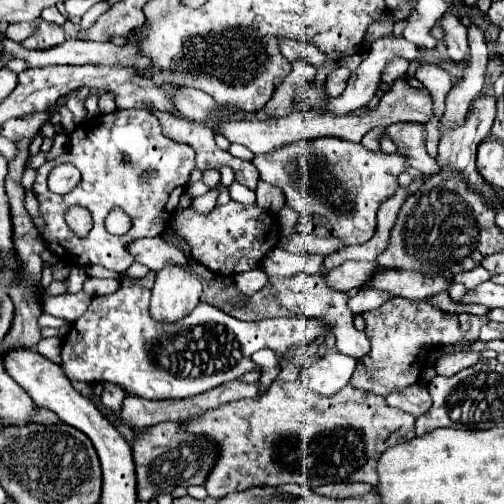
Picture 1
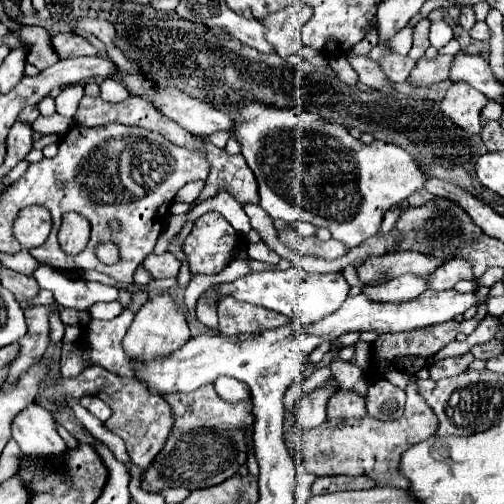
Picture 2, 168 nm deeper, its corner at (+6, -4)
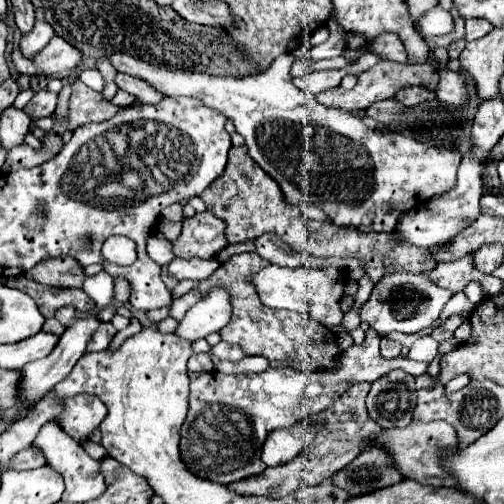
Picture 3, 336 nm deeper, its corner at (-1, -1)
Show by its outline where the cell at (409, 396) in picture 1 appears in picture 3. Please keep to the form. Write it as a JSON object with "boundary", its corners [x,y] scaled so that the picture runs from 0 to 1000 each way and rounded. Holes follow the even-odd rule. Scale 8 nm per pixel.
{"boundary":[[[786,732],[738,760],[726,792],[730,823],[758,847],[806,847],[825,808],[821,748]]]}

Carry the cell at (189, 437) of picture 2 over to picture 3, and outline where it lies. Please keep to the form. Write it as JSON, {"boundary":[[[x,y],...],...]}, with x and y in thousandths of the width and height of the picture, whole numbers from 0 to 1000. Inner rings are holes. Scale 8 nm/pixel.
{"boundary":[[[738,653],[726,657],[726,673],[718,685],[698,685],[687,692],[687,700],[675,712],[675,732],[659,740],[607,740],[591,732],[540,732],[532,728],[520,740],[488,740],[488,744],[448,744],[437,736],[409,736],[409,740],[381,740],[373,736],[377,748],[377,784],[373,784],[373,827],[361,843],[361,871],[357,871],[357,895],[365,895],[365,919],[373,931],[405,950],[429,954],[429,958],[468,958],[504,942],[516,942],[528,927],[516,915],[520,883],[528,867],[563,847],[587,843],[603,823],[631,819],[663,800],[663,792],[683,780],[687,768],[710,756],[742,756],[758,748],[762,740],[778,732],[802,732],[813,744],[833,744],[845,740],[849,720],[825,720],[817,712],[790,712],[790,716],[770,716],[754,704],[754,665]]]}

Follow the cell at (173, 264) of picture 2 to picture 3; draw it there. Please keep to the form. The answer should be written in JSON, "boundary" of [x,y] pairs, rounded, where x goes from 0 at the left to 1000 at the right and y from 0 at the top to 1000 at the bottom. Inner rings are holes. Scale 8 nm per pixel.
{"boundary":[[[341,514],[333,526],[333,546],[357,554],[377,554],[377,558],[405,558],[413,554],[429,534],[433,534],[433,514]]]}

